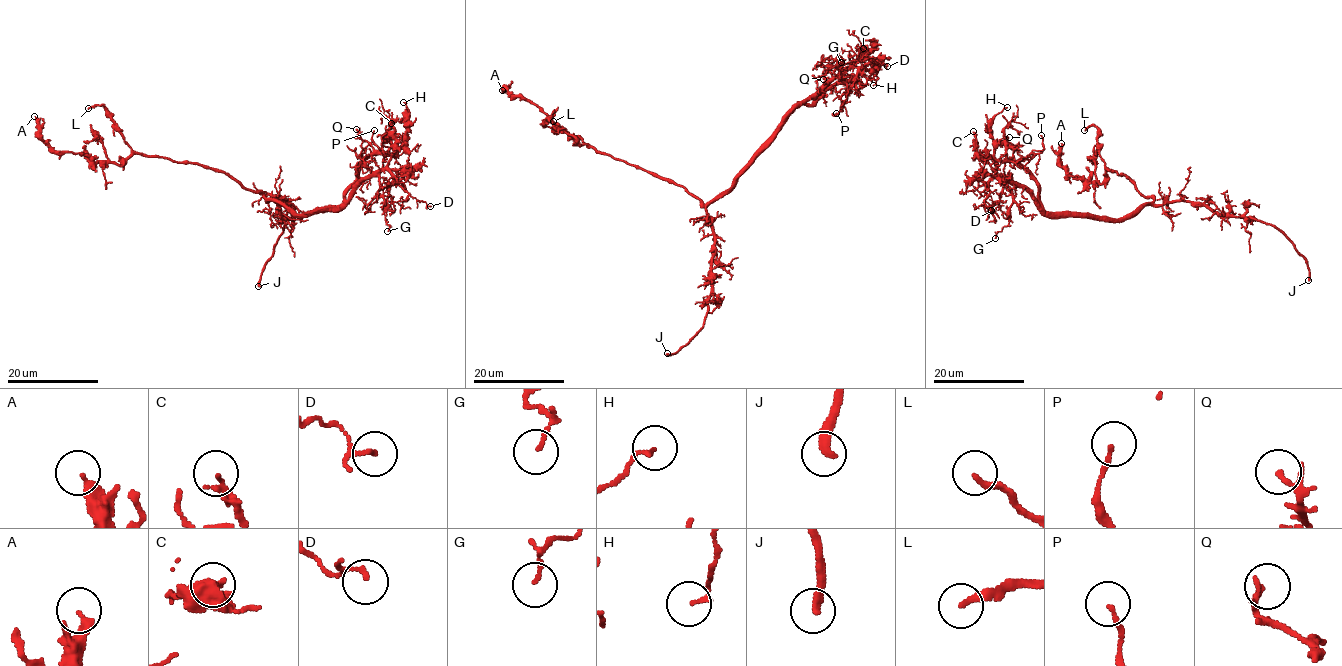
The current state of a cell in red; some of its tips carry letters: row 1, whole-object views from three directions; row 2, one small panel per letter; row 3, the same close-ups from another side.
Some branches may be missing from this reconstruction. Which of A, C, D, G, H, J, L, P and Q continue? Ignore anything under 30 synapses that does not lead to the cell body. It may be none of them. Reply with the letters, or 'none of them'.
J

